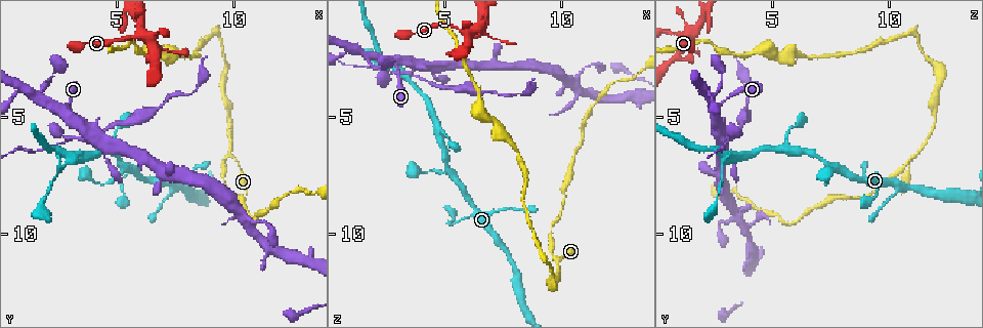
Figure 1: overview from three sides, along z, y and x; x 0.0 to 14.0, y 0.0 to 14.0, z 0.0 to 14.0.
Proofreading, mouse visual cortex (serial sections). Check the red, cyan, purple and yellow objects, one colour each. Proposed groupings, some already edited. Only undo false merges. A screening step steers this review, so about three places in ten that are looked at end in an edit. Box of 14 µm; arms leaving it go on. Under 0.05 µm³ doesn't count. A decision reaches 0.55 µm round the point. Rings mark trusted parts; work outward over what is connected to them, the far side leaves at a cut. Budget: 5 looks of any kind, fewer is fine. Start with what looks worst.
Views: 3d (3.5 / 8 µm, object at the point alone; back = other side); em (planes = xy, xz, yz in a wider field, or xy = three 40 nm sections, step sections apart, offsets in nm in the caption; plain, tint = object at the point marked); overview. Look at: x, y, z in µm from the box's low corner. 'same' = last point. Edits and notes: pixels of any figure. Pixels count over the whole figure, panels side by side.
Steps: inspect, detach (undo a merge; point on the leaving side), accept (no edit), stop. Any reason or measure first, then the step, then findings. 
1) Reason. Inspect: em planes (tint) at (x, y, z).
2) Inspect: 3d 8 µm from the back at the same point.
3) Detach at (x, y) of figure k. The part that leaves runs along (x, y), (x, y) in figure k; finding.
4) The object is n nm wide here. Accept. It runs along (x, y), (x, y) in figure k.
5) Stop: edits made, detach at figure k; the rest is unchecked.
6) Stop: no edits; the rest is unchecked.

Two arms in line, one across. Inspect: 3d 3.5 µm at (9.9, 6.6, 11.2).

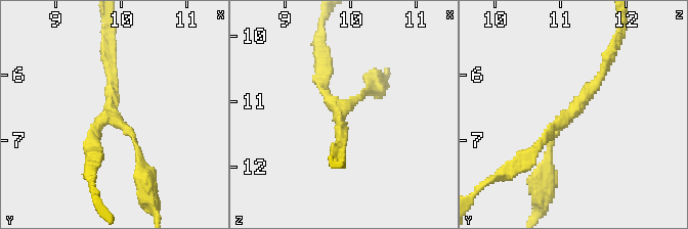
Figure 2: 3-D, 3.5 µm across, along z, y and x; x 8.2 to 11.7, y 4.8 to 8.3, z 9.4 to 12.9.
Inspect: em xy step 2 (tint) at (9.90, 6.65, 11.10).

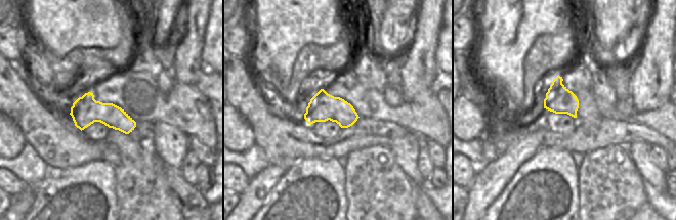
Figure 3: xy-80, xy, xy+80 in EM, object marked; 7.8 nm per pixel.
The object is 220 nm wide here. Accept. It runs along (546, 174), (551, 139), (608, 60) in figure 2; one cell here.

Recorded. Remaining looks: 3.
Abrupt turn. Inspect: 3d 8 µm at (3.7, 6.0, 2.8).

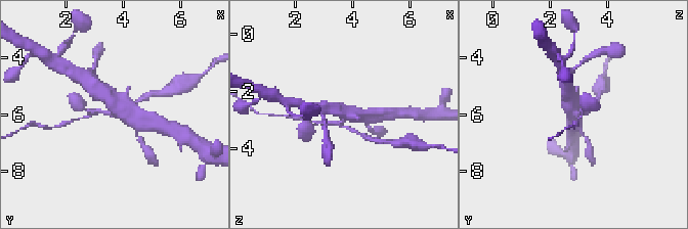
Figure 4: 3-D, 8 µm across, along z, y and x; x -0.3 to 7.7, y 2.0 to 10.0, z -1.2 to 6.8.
Need the tissue. Inspect: em planes (tint) at (3.8, 6.0, 2.9).

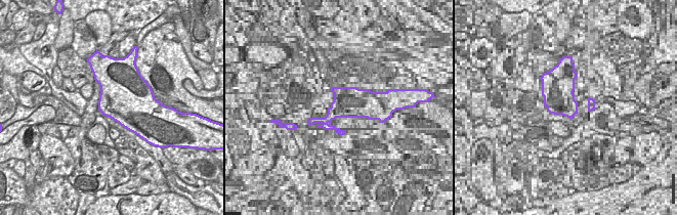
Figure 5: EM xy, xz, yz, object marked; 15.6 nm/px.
Detach at (63, 123) of figure 4. The part that leaves runs along (343, 124), (360, 135), (377, 141) in figure 4; two cells meet here.

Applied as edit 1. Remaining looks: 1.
Stop: edits made, detach at figure 4; the rest is unchecked.

